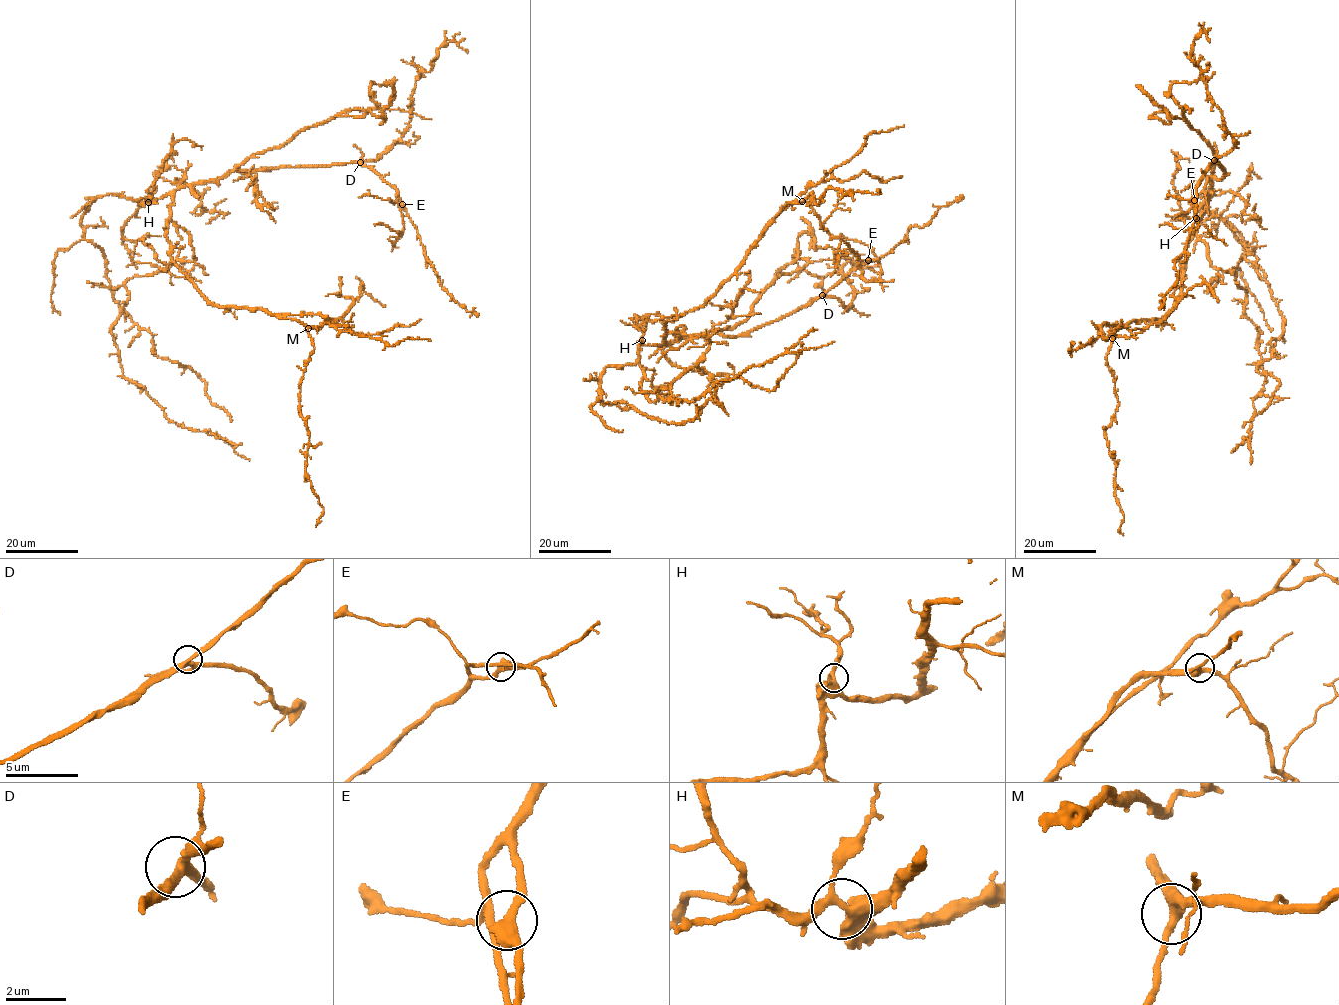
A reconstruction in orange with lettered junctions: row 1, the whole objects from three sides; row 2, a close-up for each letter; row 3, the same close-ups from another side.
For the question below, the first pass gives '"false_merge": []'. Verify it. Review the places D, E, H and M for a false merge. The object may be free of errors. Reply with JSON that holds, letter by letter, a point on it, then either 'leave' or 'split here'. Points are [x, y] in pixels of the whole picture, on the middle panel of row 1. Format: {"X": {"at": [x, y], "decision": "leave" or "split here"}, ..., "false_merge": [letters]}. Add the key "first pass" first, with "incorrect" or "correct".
{"first pass": "correct", "D": {"at": [822, 295], "decision": "leave"}, "E": {"at": [868, 260], "decision": "leave"}, "H": {"at": [642, 340], "decision": "leave"}, "M": {"at": [802, 201], "decision": "leave"}, "false_merge": []}

